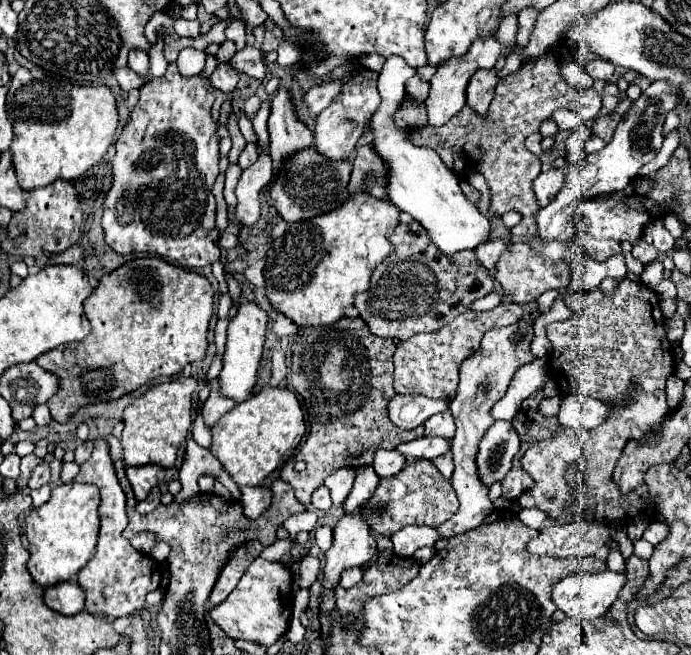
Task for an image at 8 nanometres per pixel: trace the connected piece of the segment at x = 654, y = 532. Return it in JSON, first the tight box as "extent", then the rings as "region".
{"extent":[643,521,667,545],"region":[[[657,521],[649,523],[649,527],[647,527],[645,533],[643,533],[643,539],[649,541],[651,545],[661,543],[665,537],[667,537],[667,525],[665,525],[665,523],[657,523]]]}

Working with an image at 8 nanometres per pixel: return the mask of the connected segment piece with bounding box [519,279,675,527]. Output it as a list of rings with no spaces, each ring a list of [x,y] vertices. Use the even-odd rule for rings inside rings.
[[[621,279],[617,283],[617,289],[609,295],[601,289],[591,289],[583,293],[575,293],[569,299],[569,305],[573,307],[573,315],[565,321],[547,325],[547,337],[553,343],[551,349],[551,367],[553,367],[553,379],[559,383],[561,393],[581,393],[583,397],[595,397],[603,403],[611,405],[611,413],[607,421],[601,427],[595,427],[591,431],[579,431],[579,429],[567,429],[563,427],[555,437],[543,439],[535,443],[529,451],[525,451],[521,465],[523,469],[535,479],[535,487],[519,497],[519,503],[523,507],[537,507],[549,515],[555,523],[563,525],[567,523],[567,505],[589,505],[587,511],[583,507],[573,515],[575,521],[599,521],[603,525],[613,525],[615,521],[627,523],[633,517],[639,517],[647,509],[647,493],[629,493],[623,495],[619,487],[613,483],[613,467],[617,459],[621,457],[623,447],[627,441],[641,439],[643,435],[651,431],[659,431],[663,425],[663,417],[667,415],[667,399],[665,399],[665,381],[675,371],[675,363],[667,347],[671,347],[667,335],[663,335],[663,315],[659,309],[659,297],[653,289],[643,287],[641,283],[635,283],[631,279]],[[585,461],[585,473],[577,485],[571,485],[565,481],[565,469],[575,463]]]

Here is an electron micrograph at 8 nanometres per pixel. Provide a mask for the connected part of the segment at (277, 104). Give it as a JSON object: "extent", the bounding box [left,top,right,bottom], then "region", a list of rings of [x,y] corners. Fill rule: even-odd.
{"extent":[269,87,313,173],"region":[[[279,87],[273,101],[271,101],[271,115],[269,115],[269,137],[271,137],[271,159],[273,159],[273,173],[281,165],[281,159],[293,155],[293,151],[305,149],[313,145],[313,131],[297,117],[291,93],[285,87]]]}

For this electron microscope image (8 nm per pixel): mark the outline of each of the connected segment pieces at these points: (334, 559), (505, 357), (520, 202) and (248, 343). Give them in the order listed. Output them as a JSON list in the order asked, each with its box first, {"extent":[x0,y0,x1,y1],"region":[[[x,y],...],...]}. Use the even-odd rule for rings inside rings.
[{"extent":[321,507,377,631],"region":[[[363,507],[355,513],[345,513],[335,529],[333,529],[333,547],[325,553],[325,569],[323,569],[323,591],[321,591],[321,629],[327,631],[329,629],[329,619],[325,615],[329,615],[335,609],[335,597],[333,597],[333,587],[339,583],[339,575],[343,569],[347,567],[361,567],[363,563],[367,563],[369,559],[375,557],[377,545],[375,539],[371,535],[371,527],[367,523],[367,517],[363,515]]]},{"extent":[391,319,535,557],"region":[[[521,319],[515,325],[503,327],[503,329],[491,329],[483,337],[481,351],[475,353],[475,357],[467,359],[461,367],[461,379],[459,379],[459,391],[455,399],[451,401],[451,413],[457,423],[457,433],[453,437],[453,461],[455,461],[455,471],[451,477],[453,489],[459,499],[459,511],[453,515],[449,521],[437,527],[427,525],[417,525],[417,527],[405,527],[397,531],[391,541],[393,541],[393,551],[401,557],[411,557],[419,547],[433,547],[435,542],[441,538],[451,538],[475,528],[483,519],[493,511],[493,501],[489,499],[489,487],[485,487],[479,479],[477,473],[477,451],[479,451],[479,441],[483,439],[485,431],[495,423],[491,417],[493,405],[507,393],[507,387],[517,373],[517,369],[525,363],[531,363],[535,357],[531,353],[531,341],[533,341],[533,323]]]},{"extent":[409,51,601,235],"region":[[[547,51],[539,59],[527,61],[521,69],[509,75],[503,83],[497,85],[495,97],[491,101],[487,117],[479,117],[473,113],[471,107],[463,107],[451,121],[443,127],[421,127],[409,131],[411,141],[431,147],[447,167],[453,165],[455,153],[463,153],[471,159],[471,163],[485,175],[485,183],[491,191],[489,197],[489,213],[493,217],[501,217],[507,211],[517,211],[525,219],[517,227],[511,229],[513,235],[535,235],[535,211],[539,209],[535,193],[533,193],[533,179],[541,173],[541,161],[531,151],[525,149],[525,137],[539,131],[539,125],[553,115],[559,107],[573,107],[581,123],[593,121],[601,111],[601,97],[589,89],[585,93],[573,89],[561,75],[559,75],[559,59]]]},{"extent":[219,303,267,403],"region":[[[241,303],[237,309],[237,315],[229,323],[227,331],[227,345],[225,345],[225,357],[223,357],[223,369],[219,373],[219,379],[223,381],[223,395],[235,399],[237,403],[245,401],[255,385],[257,379],[257,367],[265,343],[265,325],[267,325],[267,313],[257,307],[257,303]]]}]

